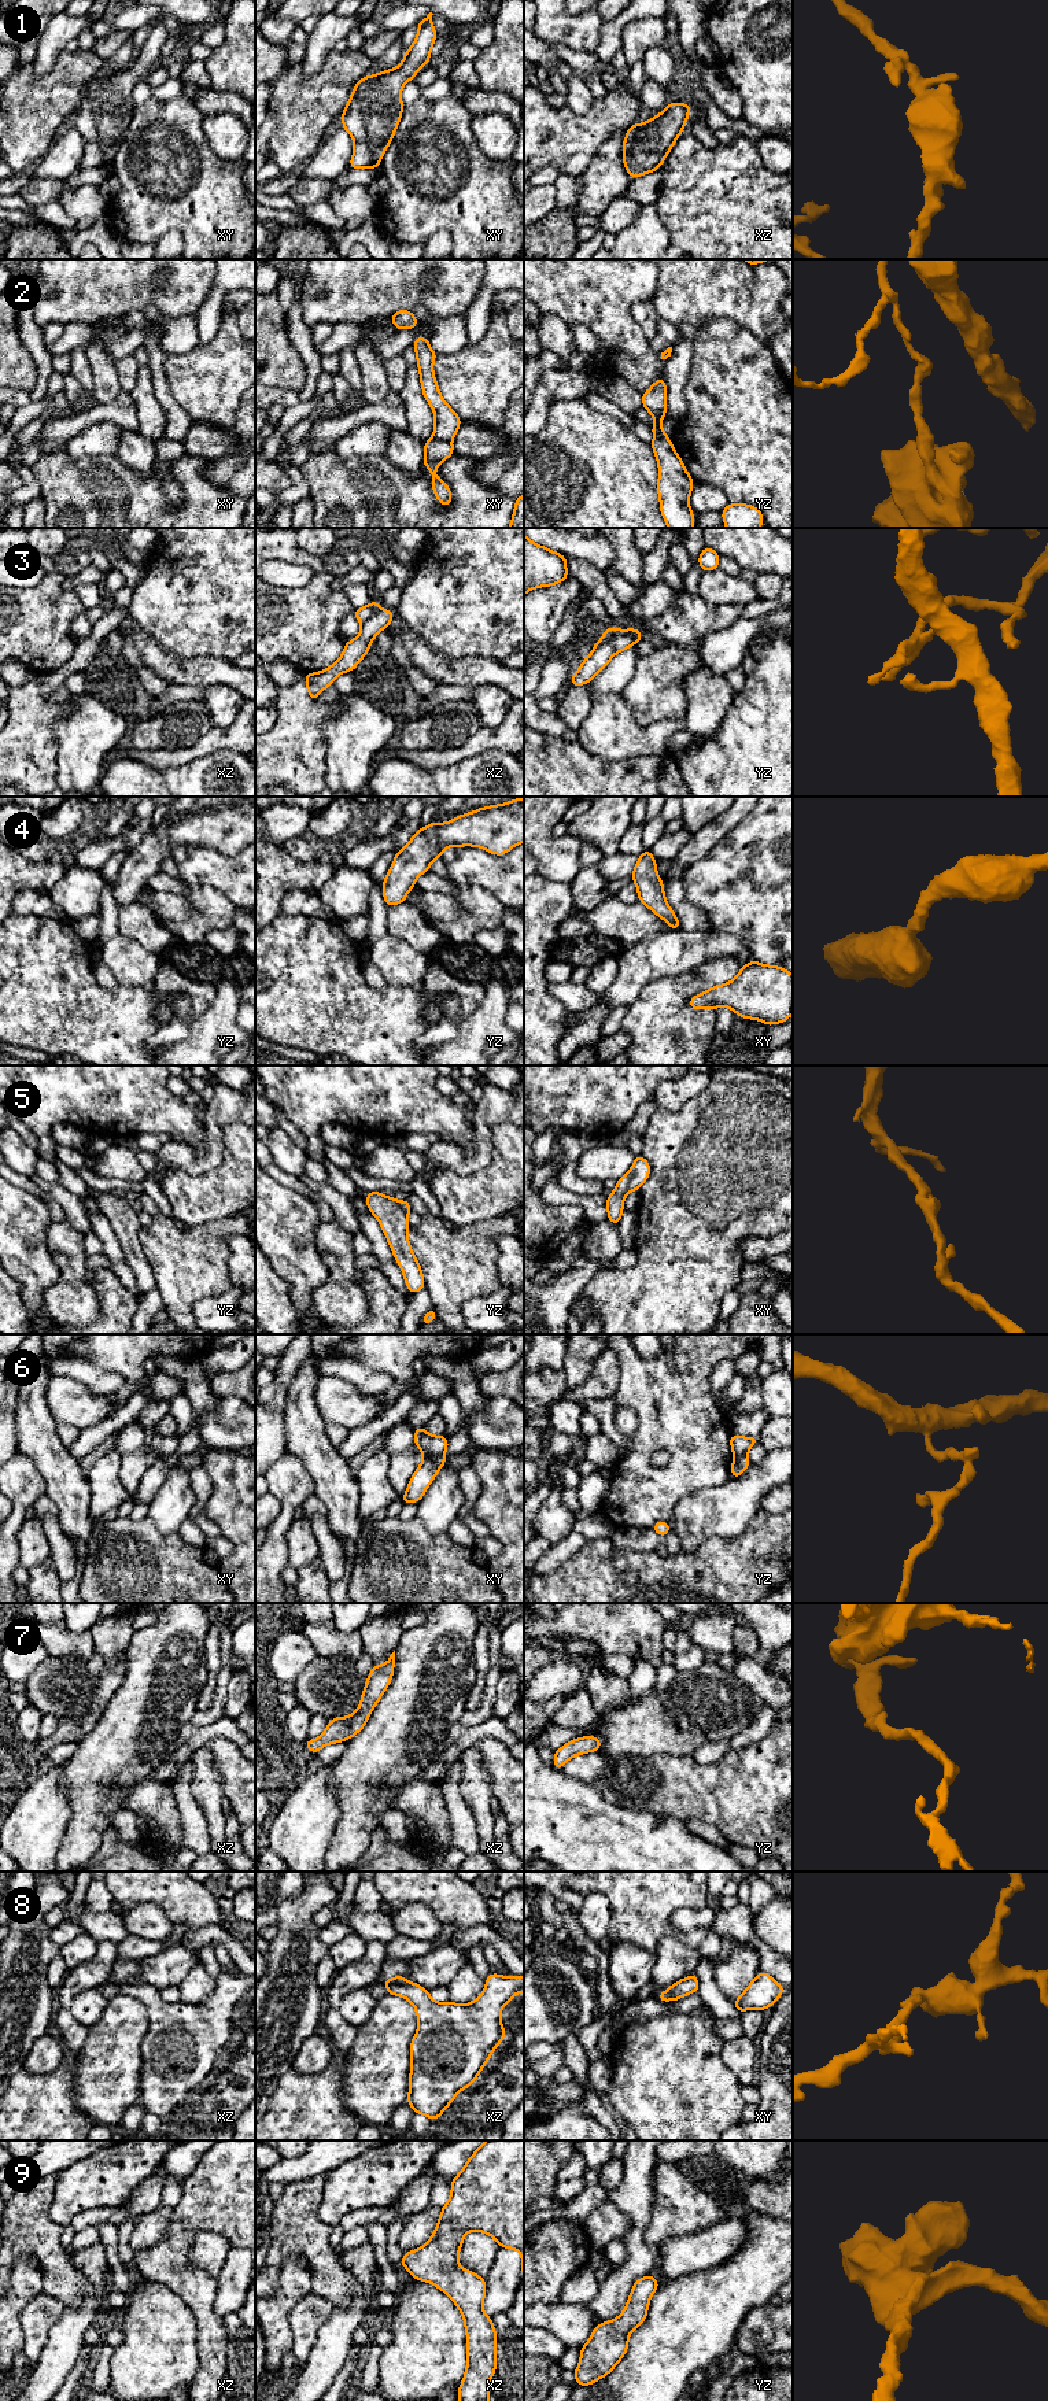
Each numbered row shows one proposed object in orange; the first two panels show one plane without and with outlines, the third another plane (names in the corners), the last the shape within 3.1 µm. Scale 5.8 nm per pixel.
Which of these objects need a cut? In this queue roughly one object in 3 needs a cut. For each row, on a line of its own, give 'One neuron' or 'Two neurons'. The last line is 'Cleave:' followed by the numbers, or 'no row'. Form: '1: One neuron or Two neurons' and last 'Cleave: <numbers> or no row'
1: One neuron
2: Two neurons
3: Two neurons
4: One neuron
5: One neuron
6: Two neurons
7: One neuron
8: One neuron
9: One neuron
Cleave: 2, 3, 6

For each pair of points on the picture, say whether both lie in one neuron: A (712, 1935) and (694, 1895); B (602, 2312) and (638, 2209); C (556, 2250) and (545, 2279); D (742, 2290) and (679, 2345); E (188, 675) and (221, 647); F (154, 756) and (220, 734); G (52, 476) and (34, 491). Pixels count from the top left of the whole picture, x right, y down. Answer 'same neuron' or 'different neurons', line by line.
A: different neurons
B: same neuron
C: same neuron
D: same neuron
E: different neurons
F: same neuron
G: different neurons

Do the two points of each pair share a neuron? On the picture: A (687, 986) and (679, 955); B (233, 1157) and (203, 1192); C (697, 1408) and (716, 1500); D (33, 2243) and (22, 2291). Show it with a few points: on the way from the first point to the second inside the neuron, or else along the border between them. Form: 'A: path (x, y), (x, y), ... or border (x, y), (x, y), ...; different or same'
A: border (715, 961), (678, 975), (661, 976), (653, 982); different
B: path (231, 1166), (211, 1185); same
C: border (729, 1476), (720, 1484), (700, 1488), (683, 1498); different
D: border (19, 2256), (28, 2256), (39, 2265), (43, 2287); different

